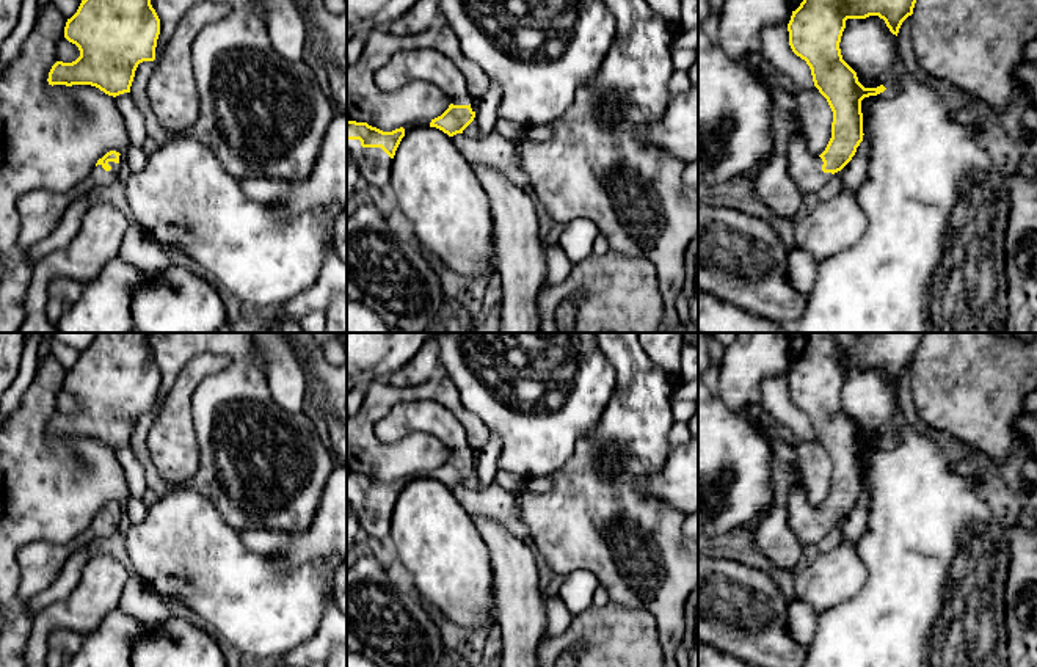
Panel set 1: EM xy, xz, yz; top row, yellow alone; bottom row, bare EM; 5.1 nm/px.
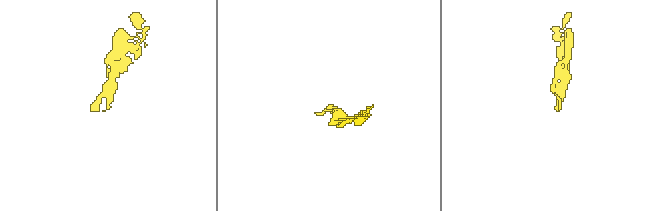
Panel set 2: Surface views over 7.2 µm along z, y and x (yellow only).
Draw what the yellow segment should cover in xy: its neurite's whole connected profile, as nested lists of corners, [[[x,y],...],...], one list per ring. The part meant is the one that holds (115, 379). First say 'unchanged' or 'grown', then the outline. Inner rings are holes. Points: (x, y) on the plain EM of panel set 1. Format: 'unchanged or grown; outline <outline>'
unchanged; outline [[[97,333],[64,378],[64,389],[78,399],[80,408],[72,414],[56,413],[47,433],[91,436],[113,449],[130,444],[138,416],[155,411],[158,386],[160,370],[151,356],[147,333]]]

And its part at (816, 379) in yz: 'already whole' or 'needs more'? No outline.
needs more

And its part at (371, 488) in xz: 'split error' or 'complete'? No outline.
split error

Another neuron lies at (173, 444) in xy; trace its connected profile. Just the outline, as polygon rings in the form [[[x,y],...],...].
[[[198,356],[179,374],[162,406],[155,408],[147,449],[169,487],[185,485],[199,469],[201,449],[195,428],[195,394],[210,375],[229,366],[226,356]]]

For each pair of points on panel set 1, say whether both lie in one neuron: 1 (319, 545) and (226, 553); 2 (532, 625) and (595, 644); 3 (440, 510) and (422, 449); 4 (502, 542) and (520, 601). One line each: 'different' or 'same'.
1: different
2: different
3: different
4: same

